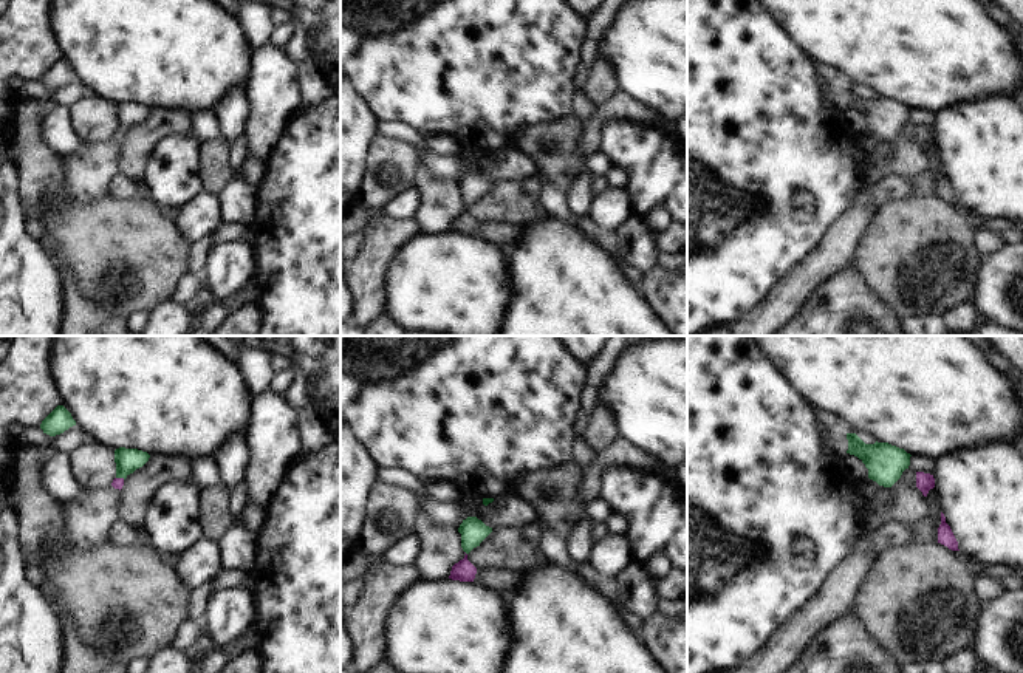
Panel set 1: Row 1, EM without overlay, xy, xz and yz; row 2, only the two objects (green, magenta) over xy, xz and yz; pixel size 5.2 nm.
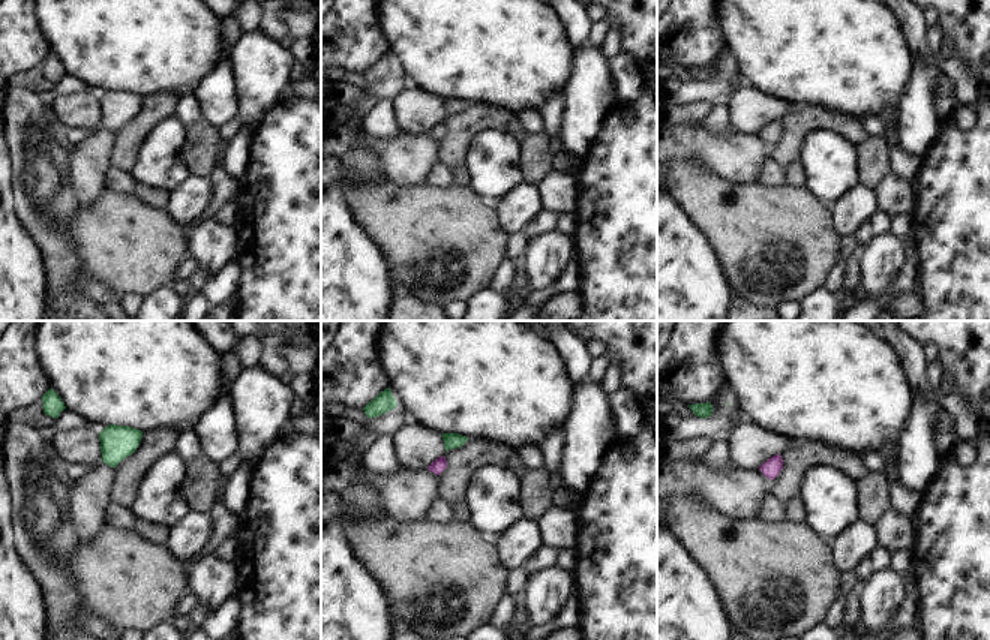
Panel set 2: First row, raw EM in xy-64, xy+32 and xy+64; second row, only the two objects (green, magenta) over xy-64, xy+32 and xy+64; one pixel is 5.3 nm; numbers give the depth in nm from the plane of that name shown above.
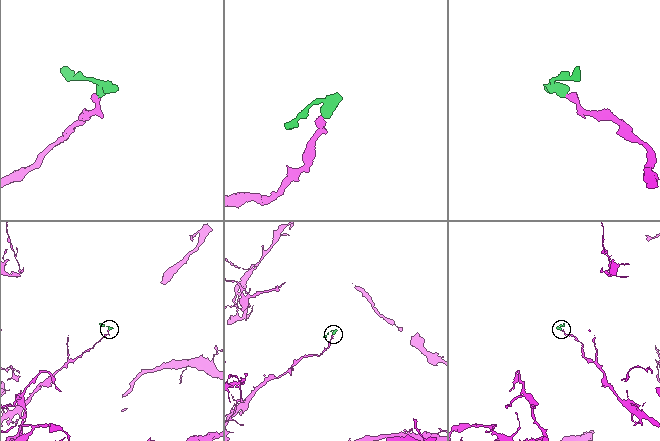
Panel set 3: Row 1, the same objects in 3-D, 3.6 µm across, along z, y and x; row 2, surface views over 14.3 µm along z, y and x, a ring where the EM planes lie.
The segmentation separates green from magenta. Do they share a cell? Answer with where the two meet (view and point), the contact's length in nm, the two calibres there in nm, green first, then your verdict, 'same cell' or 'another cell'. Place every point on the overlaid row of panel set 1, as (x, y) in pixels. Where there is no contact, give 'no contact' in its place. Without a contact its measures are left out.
meets green in xy at (121, 477); contact 50 nm long; 130 nm thick on the green side, 60 nm on the other; same cell

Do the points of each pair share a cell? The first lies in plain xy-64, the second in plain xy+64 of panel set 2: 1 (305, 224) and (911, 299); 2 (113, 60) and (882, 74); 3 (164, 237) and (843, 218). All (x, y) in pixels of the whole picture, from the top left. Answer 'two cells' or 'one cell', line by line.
1: two cells
2: one cell
3: two cells

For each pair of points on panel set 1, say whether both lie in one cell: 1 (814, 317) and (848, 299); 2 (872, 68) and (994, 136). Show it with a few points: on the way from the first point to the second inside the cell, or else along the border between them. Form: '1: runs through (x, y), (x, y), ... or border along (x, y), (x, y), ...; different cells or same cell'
1: runs through (822, 317), (830, 317), (841, 307); same cell
2: border along (981, 99), (966, 99), (935, 113); different cells

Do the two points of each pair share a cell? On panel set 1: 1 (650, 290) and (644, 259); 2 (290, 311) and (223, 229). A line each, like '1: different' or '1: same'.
1: different
2: different

